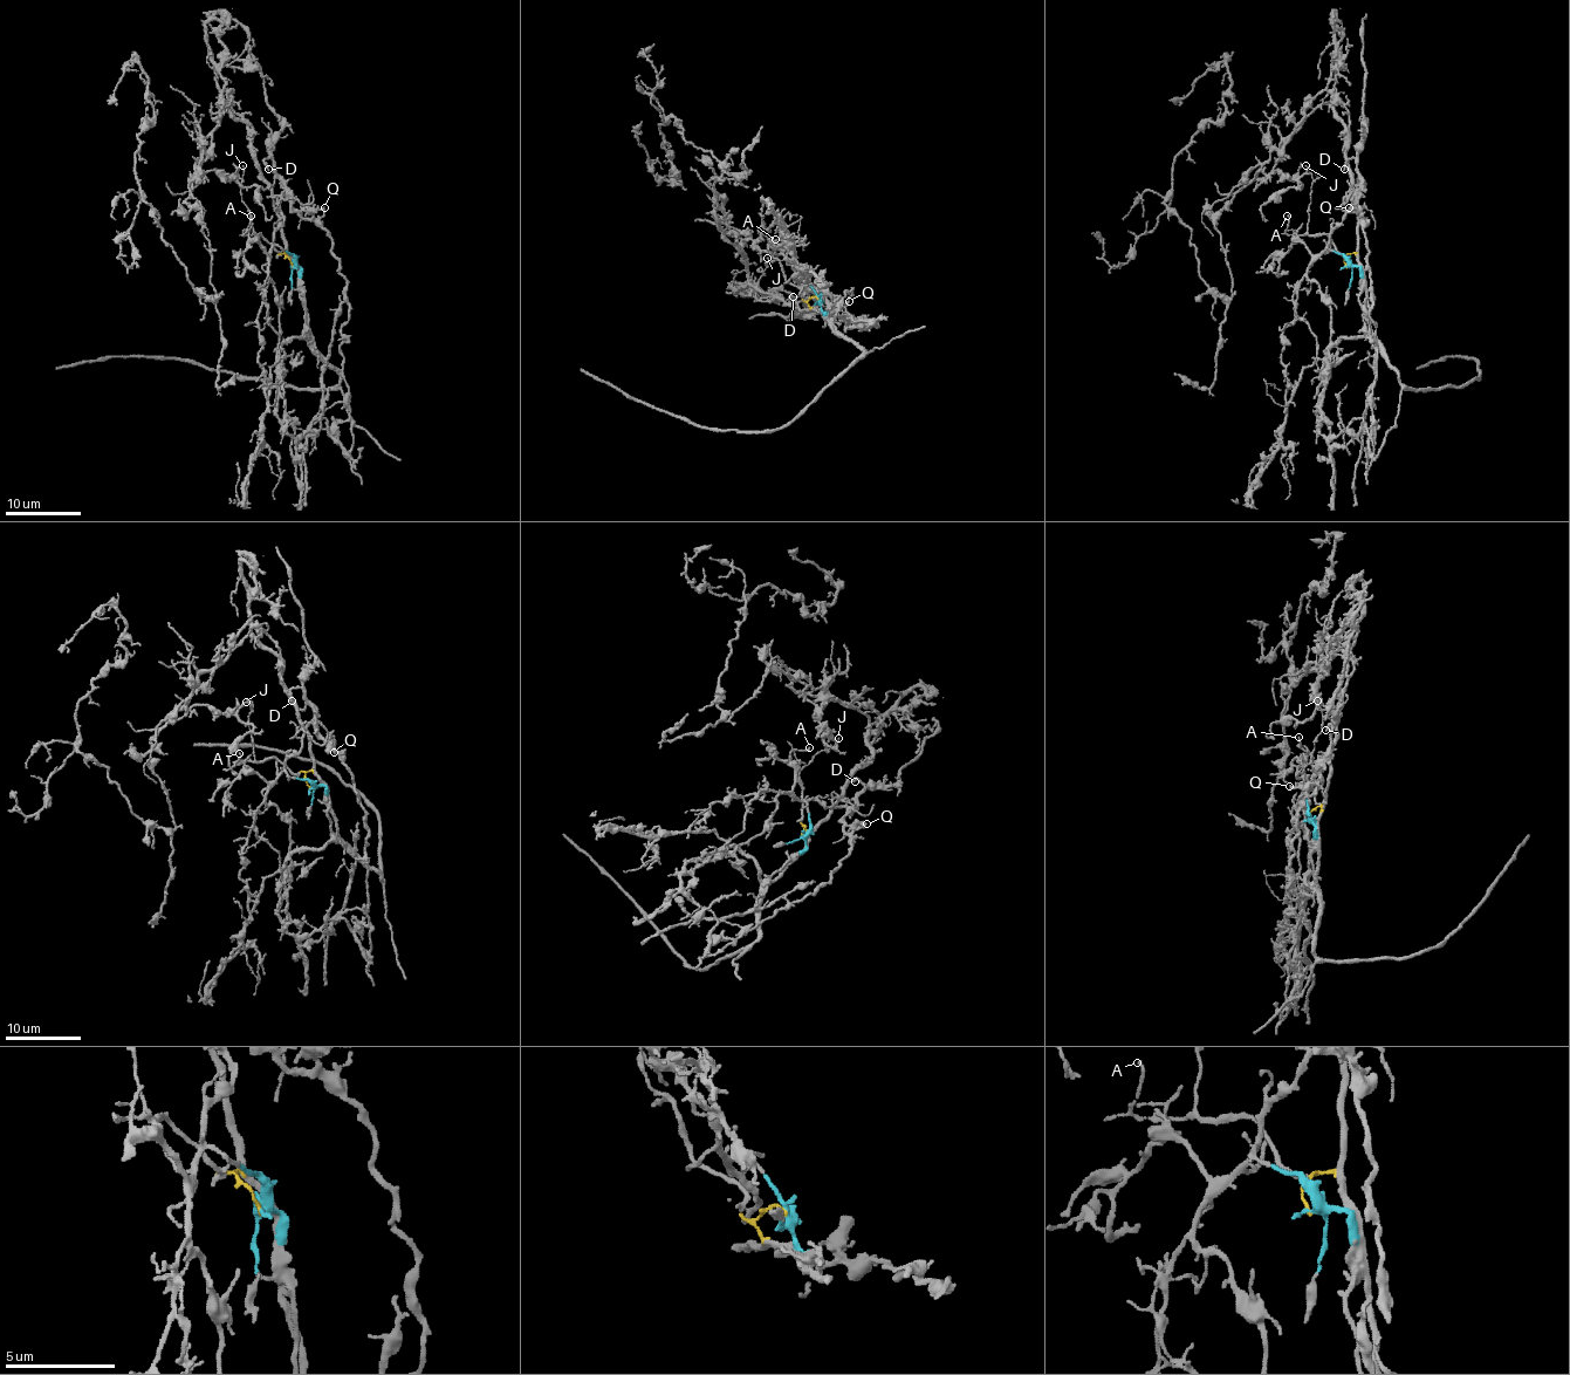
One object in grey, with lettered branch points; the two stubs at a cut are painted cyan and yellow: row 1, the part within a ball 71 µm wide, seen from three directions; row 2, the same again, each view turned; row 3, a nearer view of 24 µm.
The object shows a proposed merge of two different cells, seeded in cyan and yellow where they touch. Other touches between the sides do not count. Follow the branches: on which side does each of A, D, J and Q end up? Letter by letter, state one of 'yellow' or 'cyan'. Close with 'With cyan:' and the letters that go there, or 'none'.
A: yellow
D: cyan
J: yellow
Q: cyan
With cyan: D, Q

